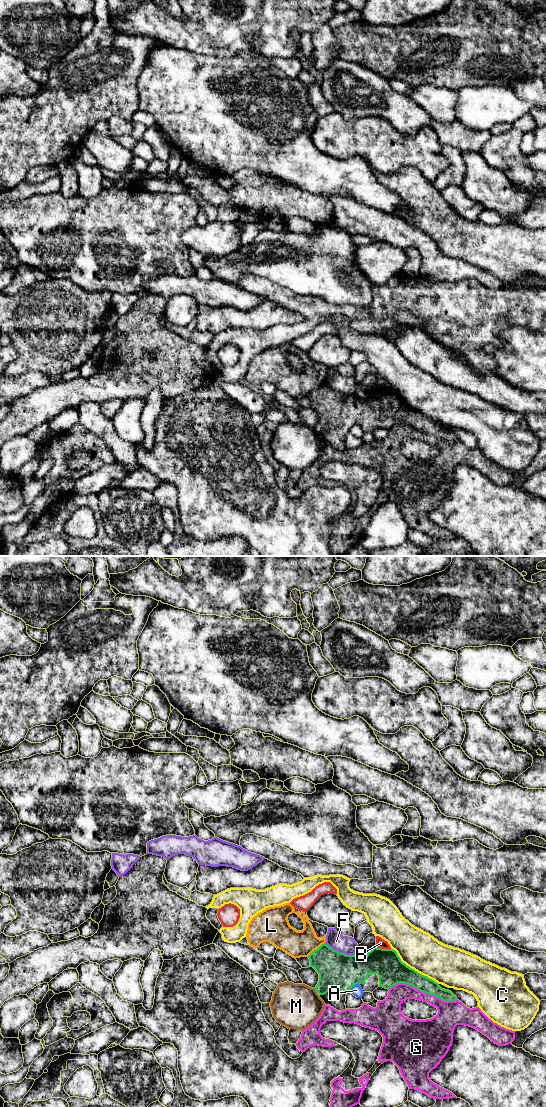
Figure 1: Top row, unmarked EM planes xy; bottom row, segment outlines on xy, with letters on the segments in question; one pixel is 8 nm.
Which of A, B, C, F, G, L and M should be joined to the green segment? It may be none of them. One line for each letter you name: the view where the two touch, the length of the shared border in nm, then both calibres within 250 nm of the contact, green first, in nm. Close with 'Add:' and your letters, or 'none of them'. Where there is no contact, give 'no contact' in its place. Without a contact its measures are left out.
Add: none of them

